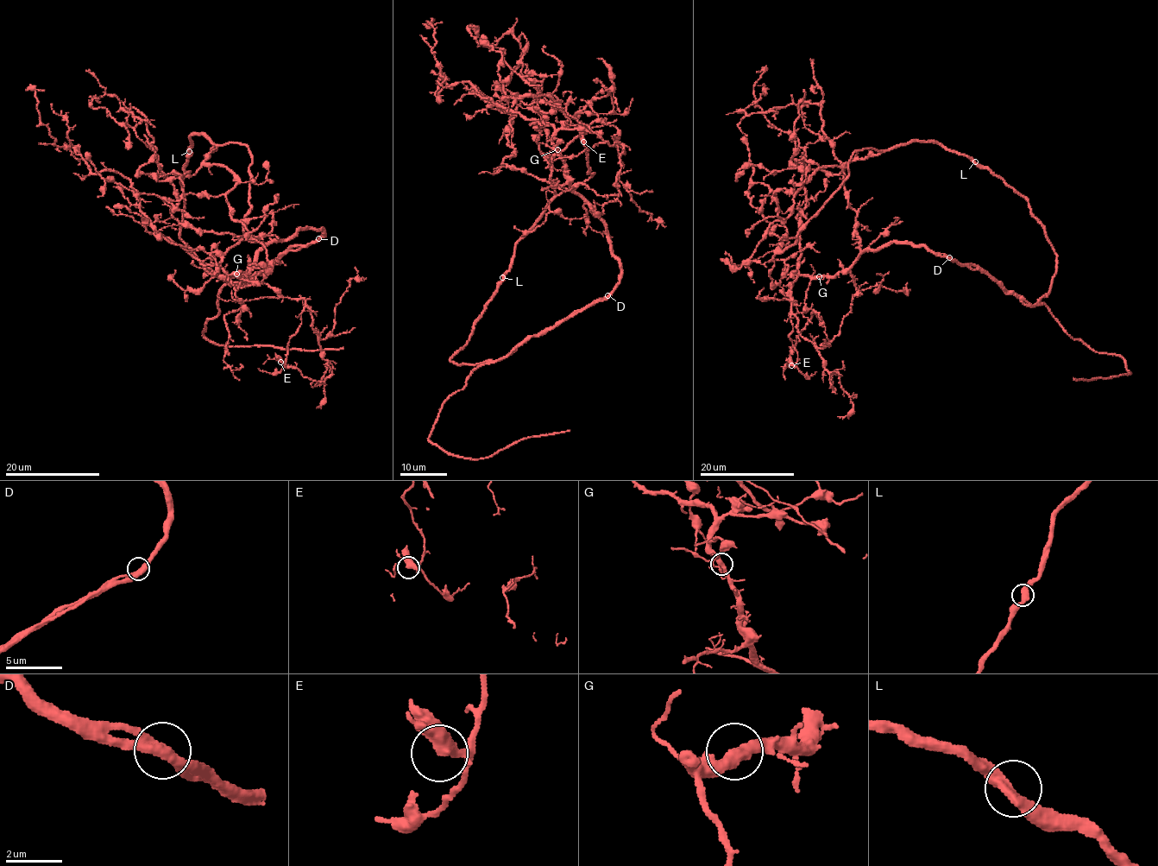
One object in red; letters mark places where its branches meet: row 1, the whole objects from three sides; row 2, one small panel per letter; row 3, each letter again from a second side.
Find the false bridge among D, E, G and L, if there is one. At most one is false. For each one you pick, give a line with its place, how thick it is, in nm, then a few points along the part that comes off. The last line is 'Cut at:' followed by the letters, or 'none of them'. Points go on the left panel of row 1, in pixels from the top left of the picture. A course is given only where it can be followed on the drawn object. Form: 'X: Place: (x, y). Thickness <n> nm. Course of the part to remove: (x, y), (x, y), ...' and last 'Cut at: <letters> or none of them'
Cut at: none of them

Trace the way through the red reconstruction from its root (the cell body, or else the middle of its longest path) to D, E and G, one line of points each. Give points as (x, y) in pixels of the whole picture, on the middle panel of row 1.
D: (510, 352), (530, 337), (538, 337), (608, 295)
E: (510, 352), (619, 281), (607, 227), (572, 190), (554, 135), (583, 129), (621, 143), (583, 142)
G: (510, 352), (600, 301), (619, 281), (620, 262), (607, 227), (572, 190), (557, 149)

